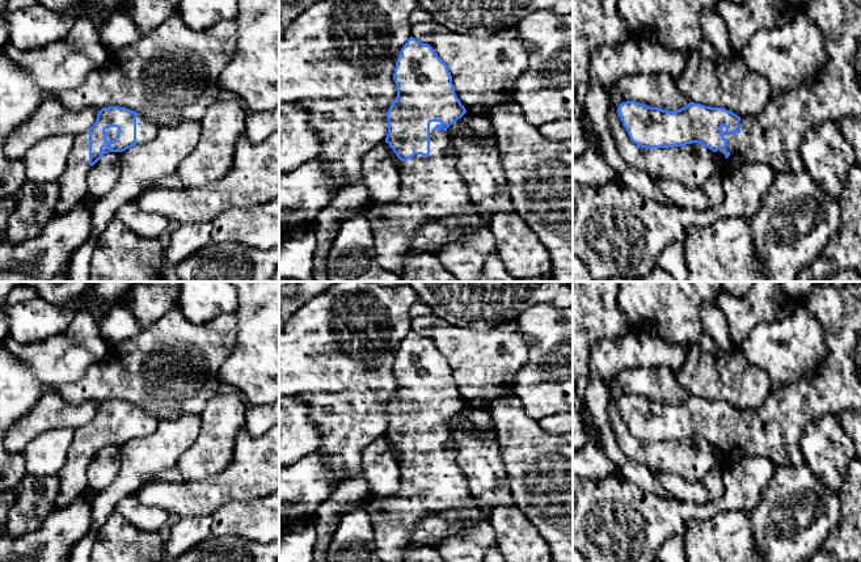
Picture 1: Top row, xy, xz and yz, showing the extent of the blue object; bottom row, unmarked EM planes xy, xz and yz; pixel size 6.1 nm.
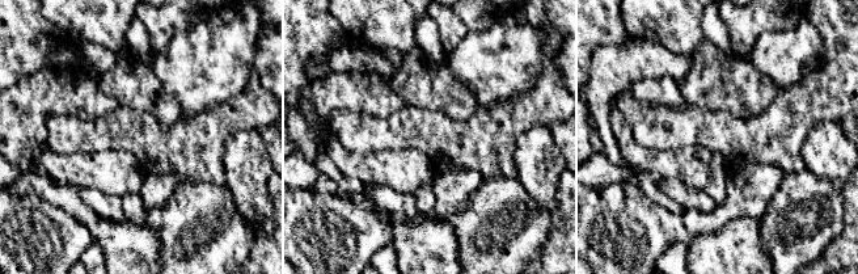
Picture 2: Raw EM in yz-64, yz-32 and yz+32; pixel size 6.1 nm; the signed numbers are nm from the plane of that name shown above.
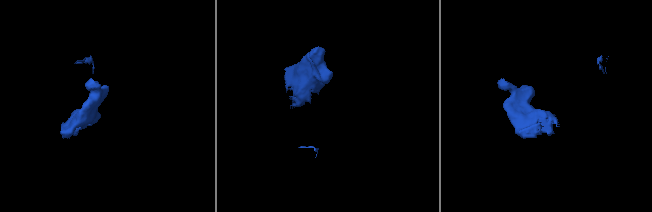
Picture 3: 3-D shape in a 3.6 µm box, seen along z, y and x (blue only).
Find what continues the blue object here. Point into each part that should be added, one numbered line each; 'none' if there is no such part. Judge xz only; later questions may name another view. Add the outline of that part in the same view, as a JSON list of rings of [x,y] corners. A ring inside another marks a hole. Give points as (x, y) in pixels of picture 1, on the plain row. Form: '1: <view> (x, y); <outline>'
1: xz (430, 481); [[[440,415],[430,417],[430,448],[414,448],[402,455],[400,462],[400,487],[392,496],[371,495],[364,504],[373,531],[376,554],[384,562],[404,562],[408,537],[415,529],[419,519],[443,512],[457,503],[467,503],[473,496],[468,481],[456,461],[456,448],[451,439],[448,424],[435,423]]]

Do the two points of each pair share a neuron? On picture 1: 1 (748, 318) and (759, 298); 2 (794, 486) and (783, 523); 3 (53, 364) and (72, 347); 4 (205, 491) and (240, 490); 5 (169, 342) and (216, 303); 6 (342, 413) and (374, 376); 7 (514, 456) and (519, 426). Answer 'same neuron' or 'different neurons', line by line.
1: same neuron
2: same neuron
3: same neuron
4: same neuron
5: different neurons
6: same neuron
7: same neuron

